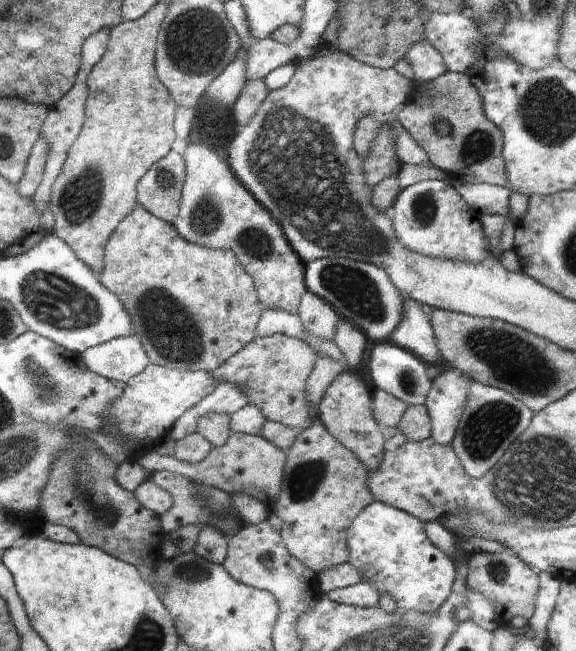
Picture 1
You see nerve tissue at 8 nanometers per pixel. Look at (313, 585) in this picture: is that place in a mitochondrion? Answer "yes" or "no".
no

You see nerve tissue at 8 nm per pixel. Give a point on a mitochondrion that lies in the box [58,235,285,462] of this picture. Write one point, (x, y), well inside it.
(170, 328)

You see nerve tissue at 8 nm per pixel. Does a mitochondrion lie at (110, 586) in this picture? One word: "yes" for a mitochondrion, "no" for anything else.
no

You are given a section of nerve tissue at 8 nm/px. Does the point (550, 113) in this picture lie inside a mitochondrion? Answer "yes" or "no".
yes

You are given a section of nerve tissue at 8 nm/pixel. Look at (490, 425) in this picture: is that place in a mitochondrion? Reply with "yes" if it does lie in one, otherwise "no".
yes

